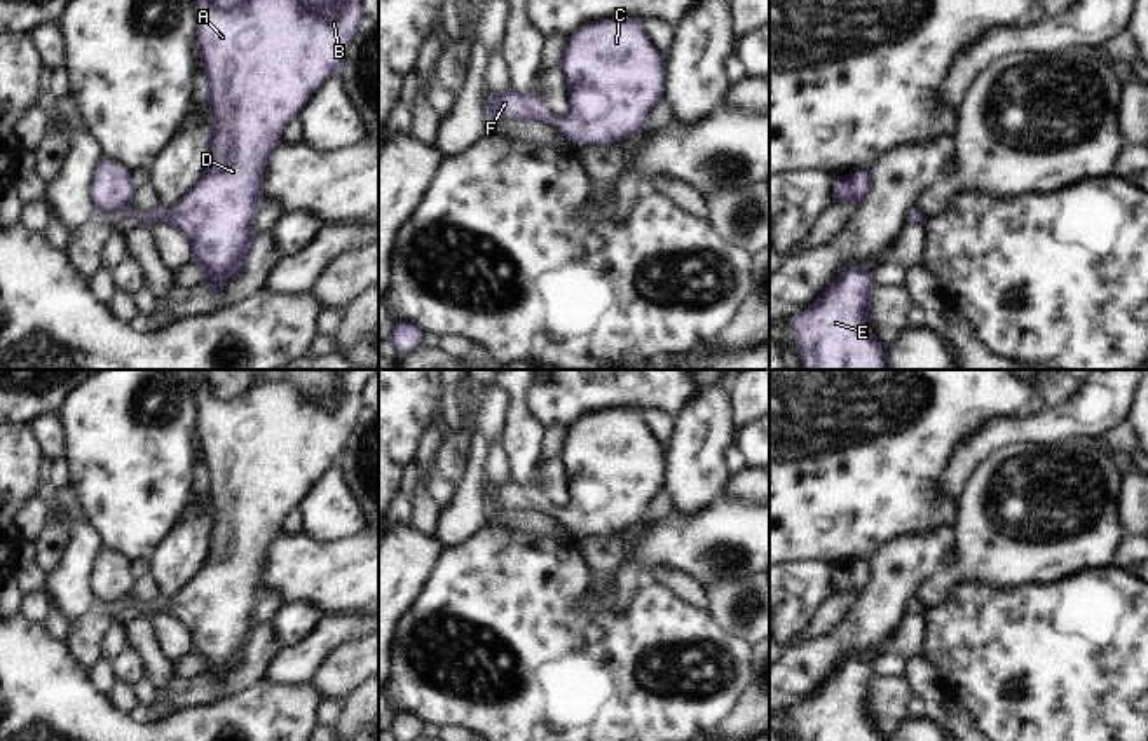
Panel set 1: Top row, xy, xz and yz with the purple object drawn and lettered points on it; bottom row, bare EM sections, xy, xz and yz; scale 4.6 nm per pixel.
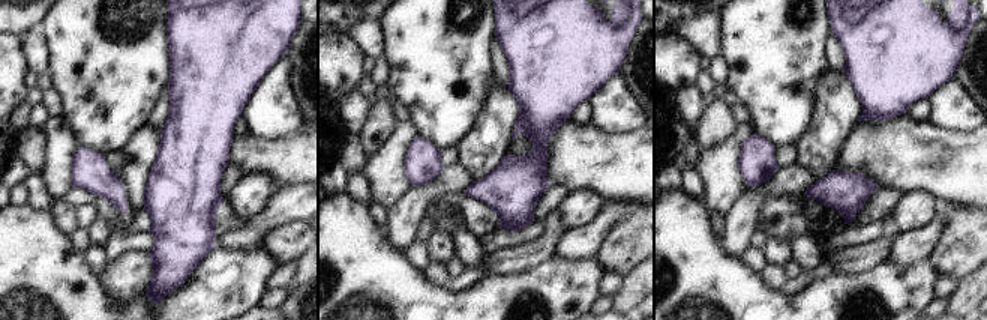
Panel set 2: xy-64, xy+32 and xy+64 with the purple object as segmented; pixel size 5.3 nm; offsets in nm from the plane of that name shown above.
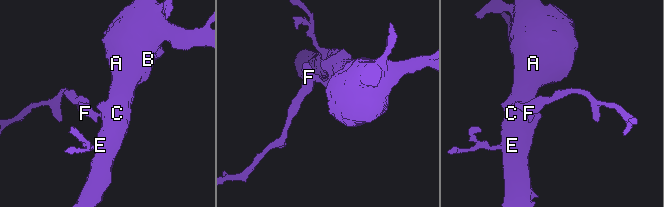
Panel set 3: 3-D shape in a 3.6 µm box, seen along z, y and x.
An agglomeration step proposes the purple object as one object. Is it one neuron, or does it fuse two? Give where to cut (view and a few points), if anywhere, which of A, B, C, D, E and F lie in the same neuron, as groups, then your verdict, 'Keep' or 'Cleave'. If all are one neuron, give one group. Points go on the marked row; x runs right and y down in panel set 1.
No split. Groups: A B C D E F. Keep

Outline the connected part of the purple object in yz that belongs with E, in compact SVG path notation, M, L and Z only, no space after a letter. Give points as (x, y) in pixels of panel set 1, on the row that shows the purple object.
M850 263L815 302L789 319L803 370L890 370L871 326L871 291L878 286L862 265Z

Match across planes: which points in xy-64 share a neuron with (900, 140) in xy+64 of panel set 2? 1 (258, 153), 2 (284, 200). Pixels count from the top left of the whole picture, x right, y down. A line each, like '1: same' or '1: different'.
1: same
2: different

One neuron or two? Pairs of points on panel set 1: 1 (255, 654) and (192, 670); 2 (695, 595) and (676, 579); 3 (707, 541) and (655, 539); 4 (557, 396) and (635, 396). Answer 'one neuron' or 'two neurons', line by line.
1: two neurons
2: one neuron
3: one neuron
4: one neuron

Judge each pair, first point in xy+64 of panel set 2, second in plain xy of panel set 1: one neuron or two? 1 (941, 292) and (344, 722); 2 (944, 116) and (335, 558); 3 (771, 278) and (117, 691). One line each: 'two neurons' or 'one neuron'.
1: two neurons
2: two neurons
3: one neuron

